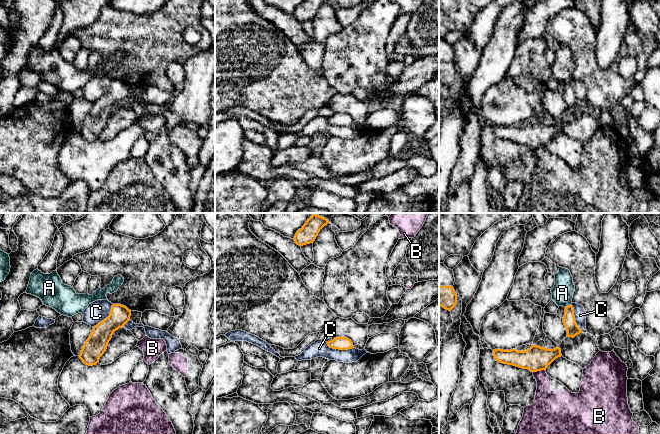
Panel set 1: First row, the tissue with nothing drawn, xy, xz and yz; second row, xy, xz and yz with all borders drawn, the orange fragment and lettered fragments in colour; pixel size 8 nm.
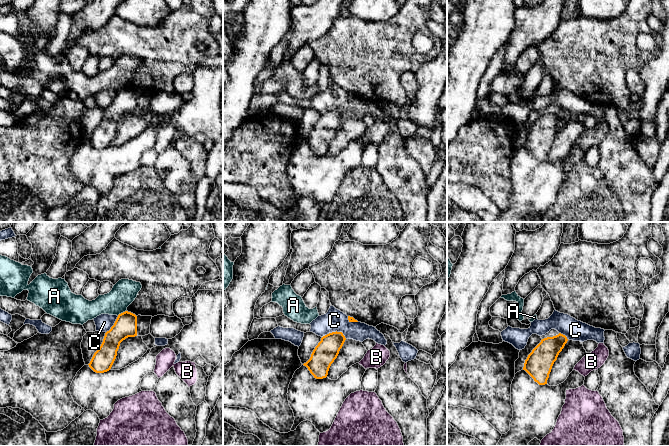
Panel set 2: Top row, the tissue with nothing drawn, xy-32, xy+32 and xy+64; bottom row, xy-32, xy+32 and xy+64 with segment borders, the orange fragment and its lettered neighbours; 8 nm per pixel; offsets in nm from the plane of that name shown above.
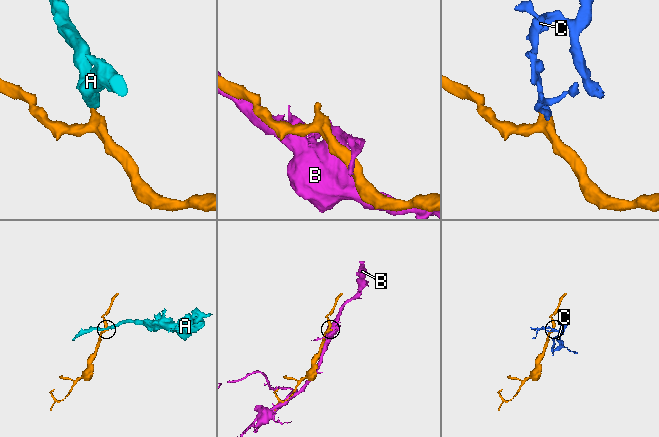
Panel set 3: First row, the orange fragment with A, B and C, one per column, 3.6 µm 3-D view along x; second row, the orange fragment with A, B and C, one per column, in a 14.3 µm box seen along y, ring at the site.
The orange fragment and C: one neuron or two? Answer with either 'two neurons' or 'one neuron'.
two neurons

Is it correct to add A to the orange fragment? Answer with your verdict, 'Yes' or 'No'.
No

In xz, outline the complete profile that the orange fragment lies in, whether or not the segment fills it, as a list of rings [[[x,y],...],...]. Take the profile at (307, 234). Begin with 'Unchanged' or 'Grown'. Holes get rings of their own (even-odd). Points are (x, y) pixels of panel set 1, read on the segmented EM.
Unchanged. [[[313,214],[296,232],[293,238],[295,243],[299,246],[313,243],[320,230],[328,223],[329,221],[326,218]]]

